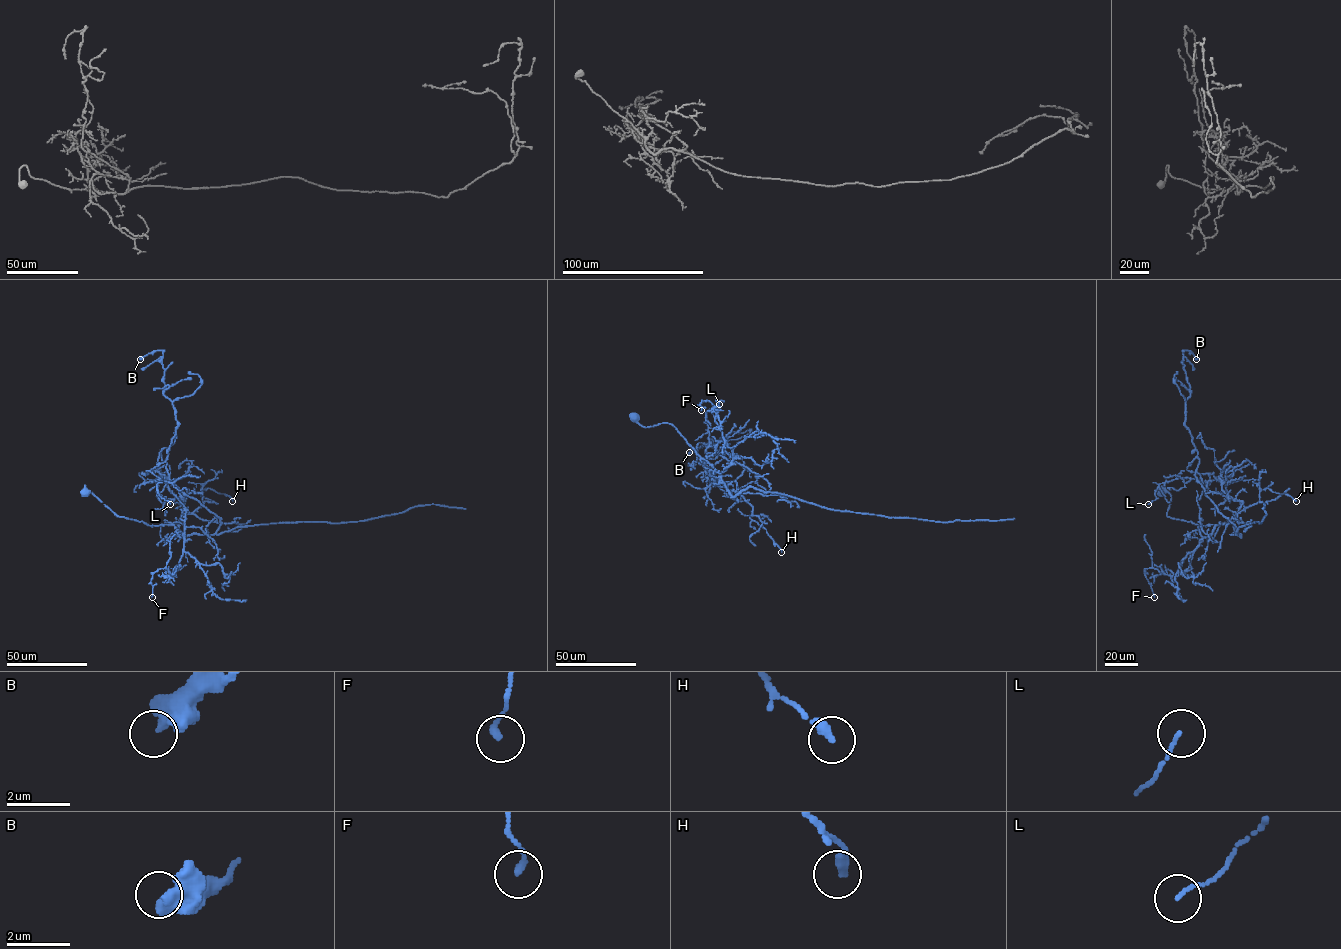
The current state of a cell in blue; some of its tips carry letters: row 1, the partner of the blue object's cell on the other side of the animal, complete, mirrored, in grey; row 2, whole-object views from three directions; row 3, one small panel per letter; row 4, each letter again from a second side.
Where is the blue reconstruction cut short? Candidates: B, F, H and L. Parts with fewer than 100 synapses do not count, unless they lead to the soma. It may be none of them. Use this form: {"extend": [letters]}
{"extend": []}

